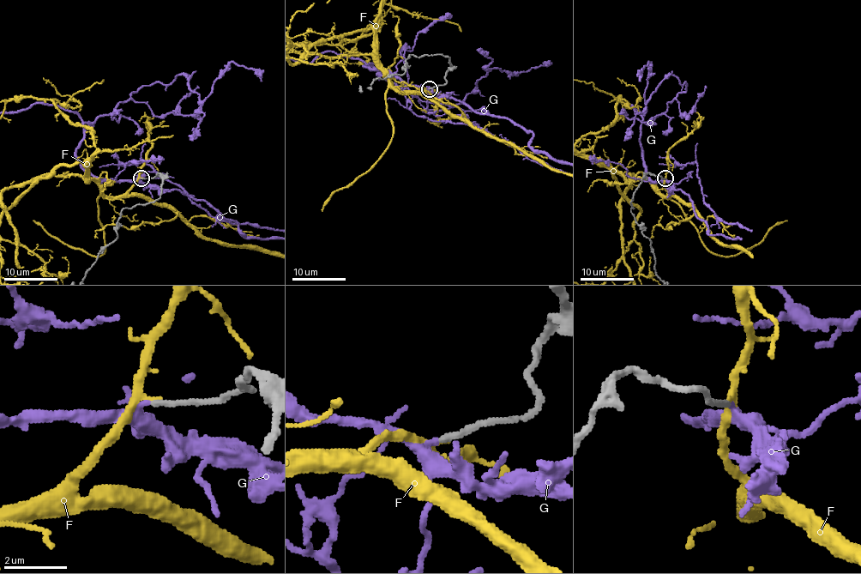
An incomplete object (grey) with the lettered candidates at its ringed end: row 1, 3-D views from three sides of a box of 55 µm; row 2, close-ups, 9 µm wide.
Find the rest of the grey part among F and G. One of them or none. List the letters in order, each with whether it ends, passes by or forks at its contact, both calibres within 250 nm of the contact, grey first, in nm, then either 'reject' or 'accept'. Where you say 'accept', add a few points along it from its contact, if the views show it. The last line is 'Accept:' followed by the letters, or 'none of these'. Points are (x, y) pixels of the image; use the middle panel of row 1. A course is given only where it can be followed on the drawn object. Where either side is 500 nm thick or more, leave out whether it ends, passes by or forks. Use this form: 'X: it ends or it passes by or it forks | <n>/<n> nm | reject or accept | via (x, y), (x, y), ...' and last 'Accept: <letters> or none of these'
F: it passes by | 200/240 nm | reject
G: it passes by | 190/240 nm | accept
Accept: G

